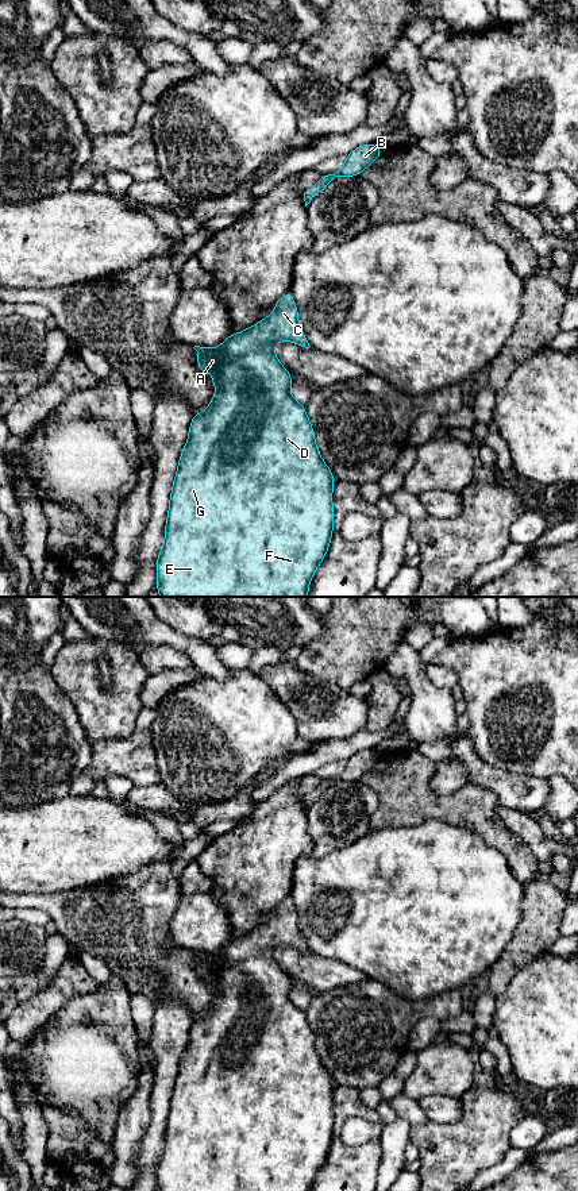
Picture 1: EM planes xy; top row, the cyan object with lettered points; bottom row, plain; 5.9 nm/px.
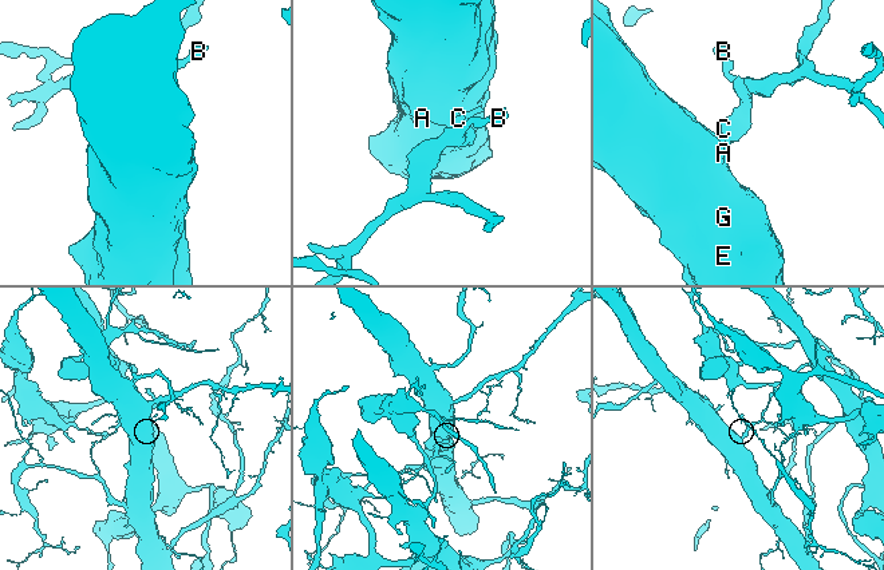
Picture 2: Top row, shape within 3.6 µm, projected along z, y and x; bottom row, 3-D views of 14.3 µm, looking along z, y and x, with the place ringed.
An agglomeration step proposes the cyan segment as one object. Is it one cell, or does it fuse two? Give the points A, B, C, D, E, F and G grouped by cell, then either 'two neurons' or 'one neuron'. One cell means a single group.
A B C D E F G | one neuron

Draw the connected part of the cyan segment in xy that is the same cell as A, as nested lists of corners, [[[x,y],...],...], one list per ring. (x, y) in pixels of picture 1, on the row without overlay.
[[[290,897],[277,905],[270,921],[242,937],[231,938],[220,951],[215,953],[193,952],[199,959],[199,975],[201,978],[215,978],[211,986],[216,991],[216,999],[204,1017],[193,1020],[189,1041],[178,1064],[169,1105],[165,1148],[157,1161],[157,1191],[309,1191],[315,1176],[325,1161],[334,1136],[332,1095],[336,1084],[317,1055],[315,1034],[311,1030],[305,1011],[290,1001],[292,980],[274,959],[274,948],[280,945],[293,947],[305,953],[311,952],[300,933],[298,916]]]

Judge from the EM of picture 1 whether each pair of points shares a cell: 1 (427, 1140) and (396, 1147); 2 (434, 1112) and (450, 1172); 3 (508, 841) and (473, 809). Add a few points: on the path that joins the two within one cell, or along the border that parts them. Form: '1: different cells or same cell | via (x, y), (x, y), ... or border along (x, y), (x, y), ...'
1: different cells | border along (411, 1126), (408, 1140)
2: different cells | border along (461, 1102), (461, 1116), (455, 1121), (430, 1121)
3: same cell | via (500, 836), (481, 817)

